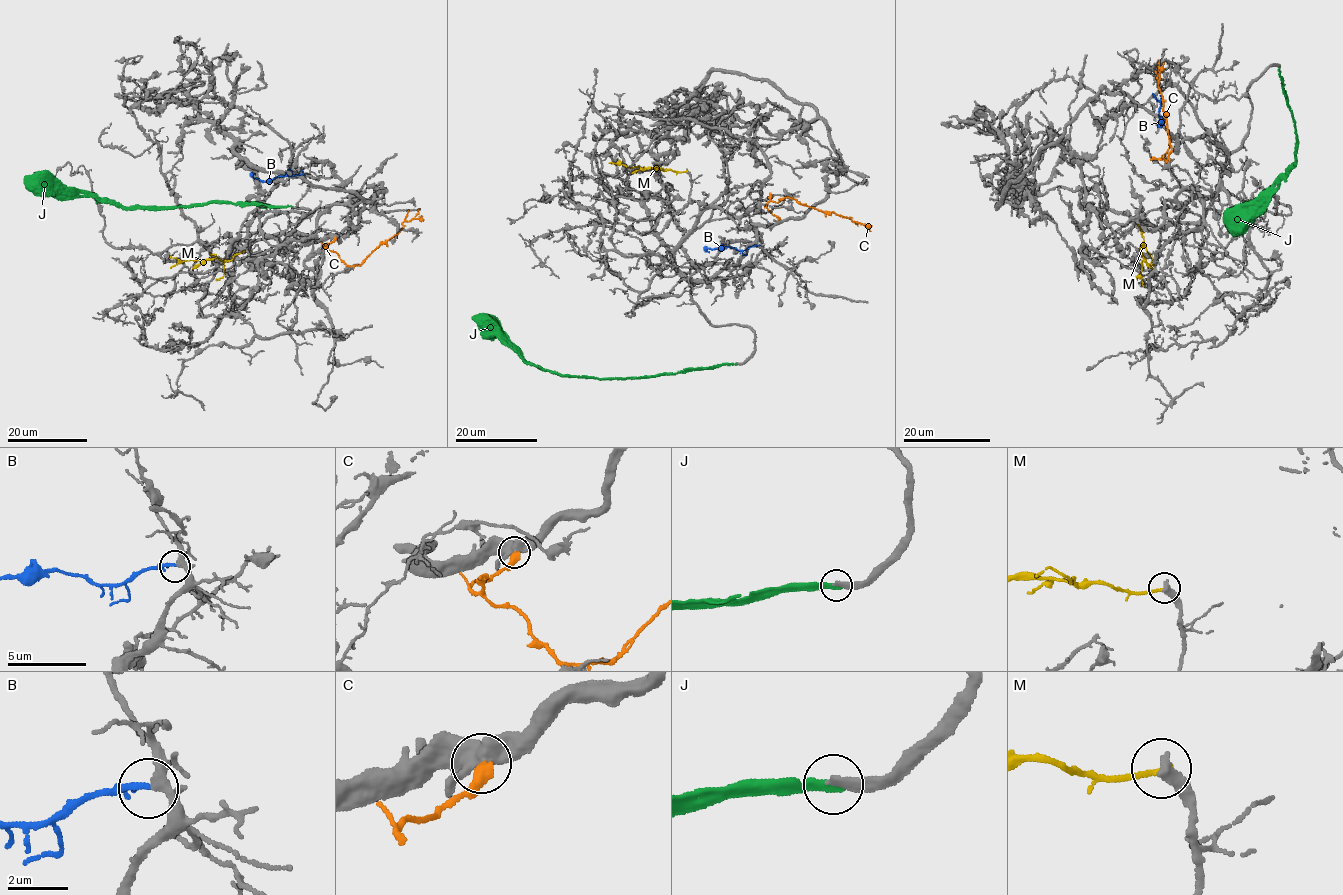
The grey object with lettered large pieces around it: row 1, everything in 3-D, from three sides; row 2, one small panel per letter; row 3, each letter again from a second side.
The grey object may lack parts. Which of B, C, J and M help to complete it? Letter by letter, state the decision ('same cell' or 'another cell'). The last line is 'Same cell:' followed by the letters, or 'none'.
B: same cell
C: another cell
J: same cell
M: another cell
Same cell: B, J

